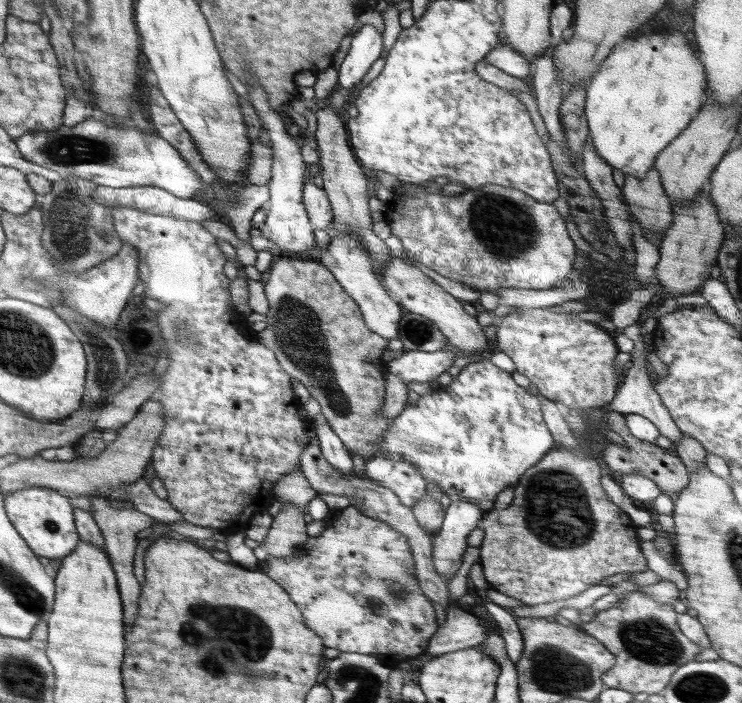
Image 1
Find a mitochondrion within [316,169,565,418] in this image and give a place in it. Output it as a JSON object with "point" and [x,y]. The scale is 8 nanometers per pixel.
{"point":[512,229]}

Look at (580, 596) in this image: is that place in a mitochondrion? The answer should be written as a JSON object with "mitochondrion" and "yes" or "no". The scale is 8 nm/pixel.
{"mitochondrion":"no"}

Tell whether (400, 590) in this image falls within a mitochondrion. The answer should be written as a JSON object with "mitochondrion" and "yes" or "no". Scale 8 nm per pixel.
{"mitochondrion":"yes"}

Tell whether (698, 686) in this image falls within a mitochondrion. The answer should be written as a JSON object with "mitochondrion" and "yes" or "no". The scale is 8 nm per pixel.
{"mitochondrion":"yes"}

